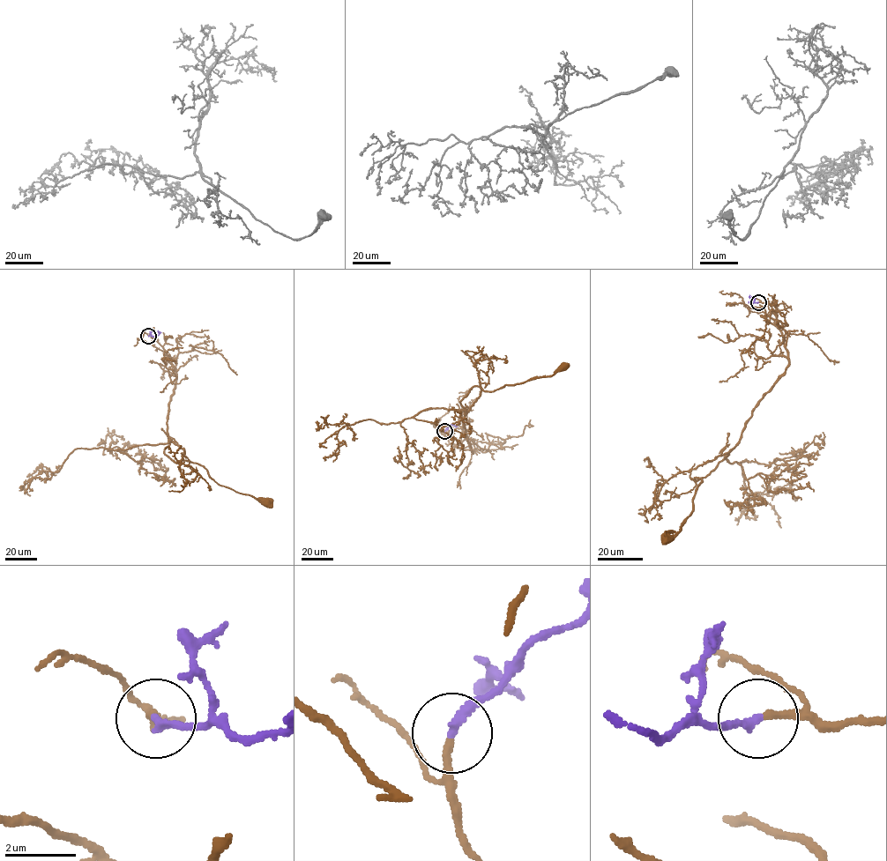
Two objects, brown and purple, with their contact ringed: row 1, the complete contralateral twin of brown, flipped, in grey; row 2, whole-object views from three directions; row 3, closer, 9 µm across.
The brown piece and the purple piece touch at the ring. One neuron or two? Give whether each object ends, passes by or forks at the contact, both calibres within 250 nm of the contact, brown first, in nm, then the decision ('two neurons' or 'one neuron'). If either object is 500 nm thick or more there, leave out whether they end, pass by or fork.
brown ends; purple ends; calibres 190 and 240 nm; one neuron

